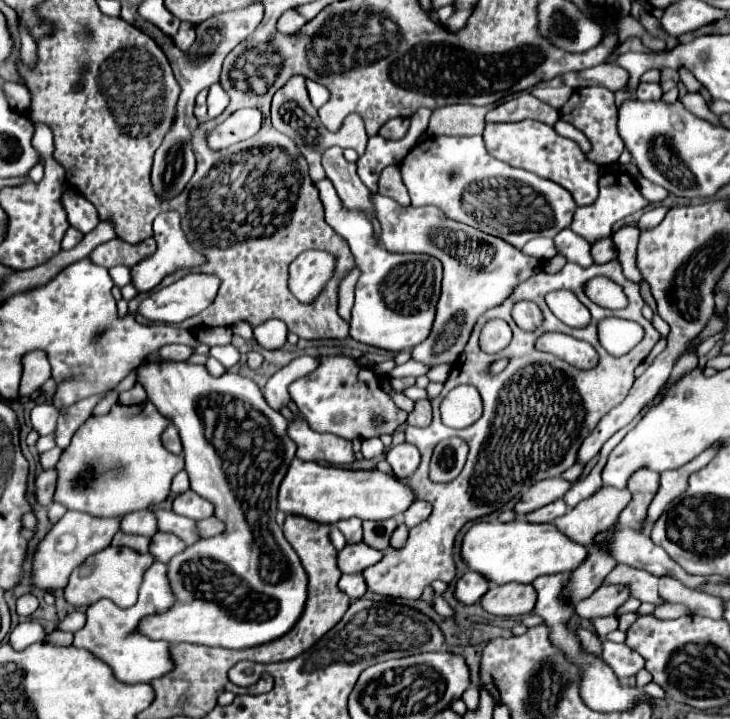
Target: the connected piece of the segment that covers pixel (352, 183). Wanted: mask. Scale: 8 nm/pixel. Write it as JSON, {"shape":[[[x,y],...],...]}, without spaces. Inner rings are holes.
{"shape":[[[330,147],[324,153],[322,163],[326,177],[334,183],[338,197],[342,199],[342,205],[346,209],[358,209],[372,219],[374,217],[372,191],[368,191],[368,187],[360,181],[356,173],[356,163],[346,161],[340,147]]]}

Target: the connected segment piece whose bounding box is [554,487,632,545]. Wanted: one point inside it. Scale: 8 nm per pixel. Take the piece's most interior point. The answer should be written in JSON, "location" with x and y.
{"location":[602,509]}

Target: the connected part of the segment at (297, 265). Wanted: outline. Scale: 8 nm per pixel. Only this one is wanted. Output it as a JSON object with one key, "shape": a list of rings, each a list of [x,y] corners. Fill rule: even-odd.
{"shape":[[[304,251],[290,263],[288,287],[300,303],[312,303],[336,269],[336,257],[328,251]]]}

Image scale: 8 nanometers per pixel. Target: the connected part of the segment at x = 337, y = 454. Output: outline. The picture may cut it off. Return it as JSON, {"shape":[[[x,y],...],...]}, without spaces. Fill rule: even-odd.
{"shape":[[[304,419],[288,423],[288,435],[298,445],[296,457],[302,461],[326,461],[332,465],[350,465],[354,461],[352,443],[332,433],[314,433]]]}

